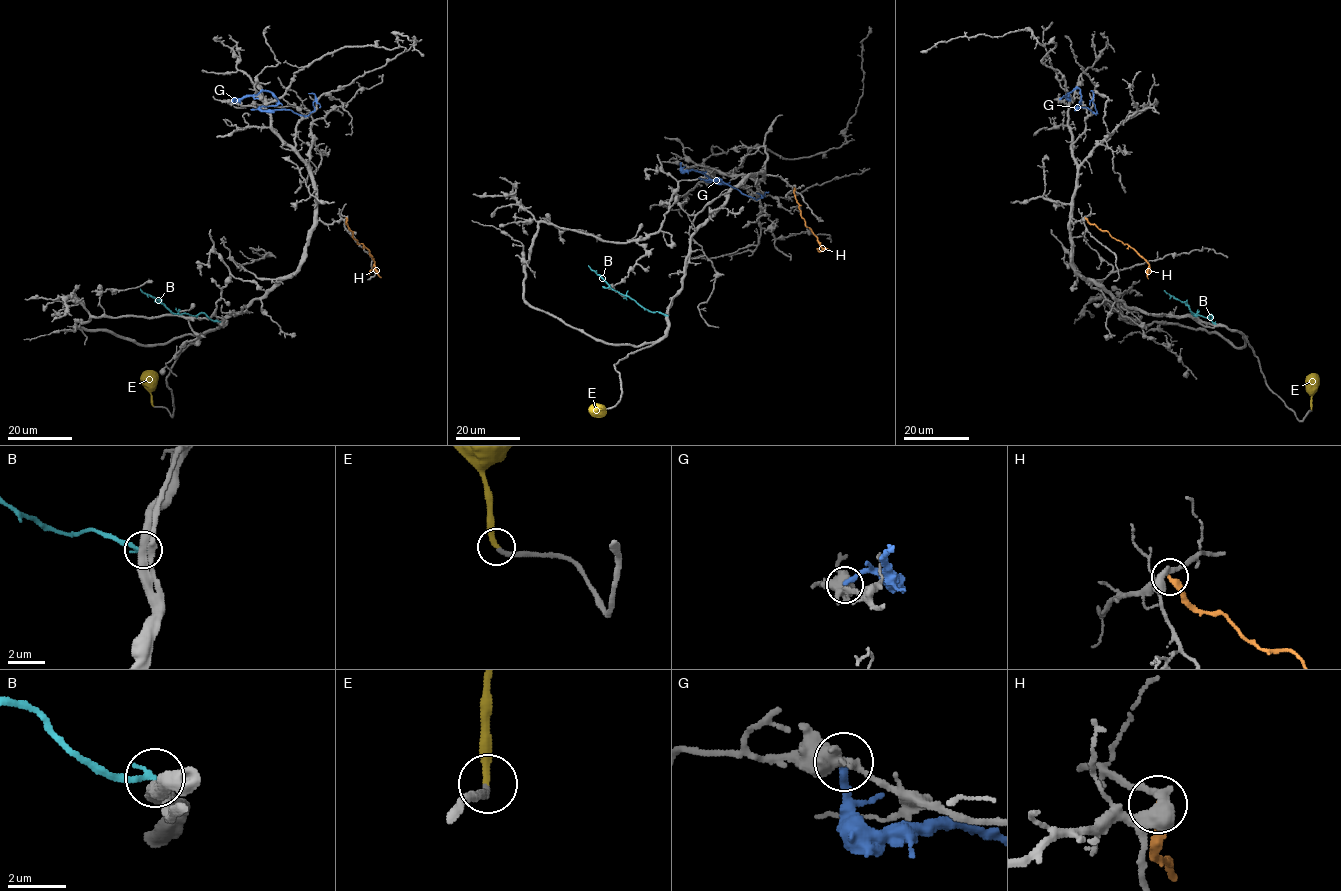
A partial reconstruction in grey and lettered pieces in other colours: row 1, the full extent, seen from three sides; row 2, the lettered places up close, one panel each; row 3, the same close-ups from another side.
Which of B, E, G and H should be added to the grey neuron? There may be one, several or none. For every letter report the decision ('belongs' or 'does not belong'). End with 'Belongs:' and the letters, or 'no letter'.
B: does not belong
E: belongs
G: does not belong
H: does not belong
Belongs: E

